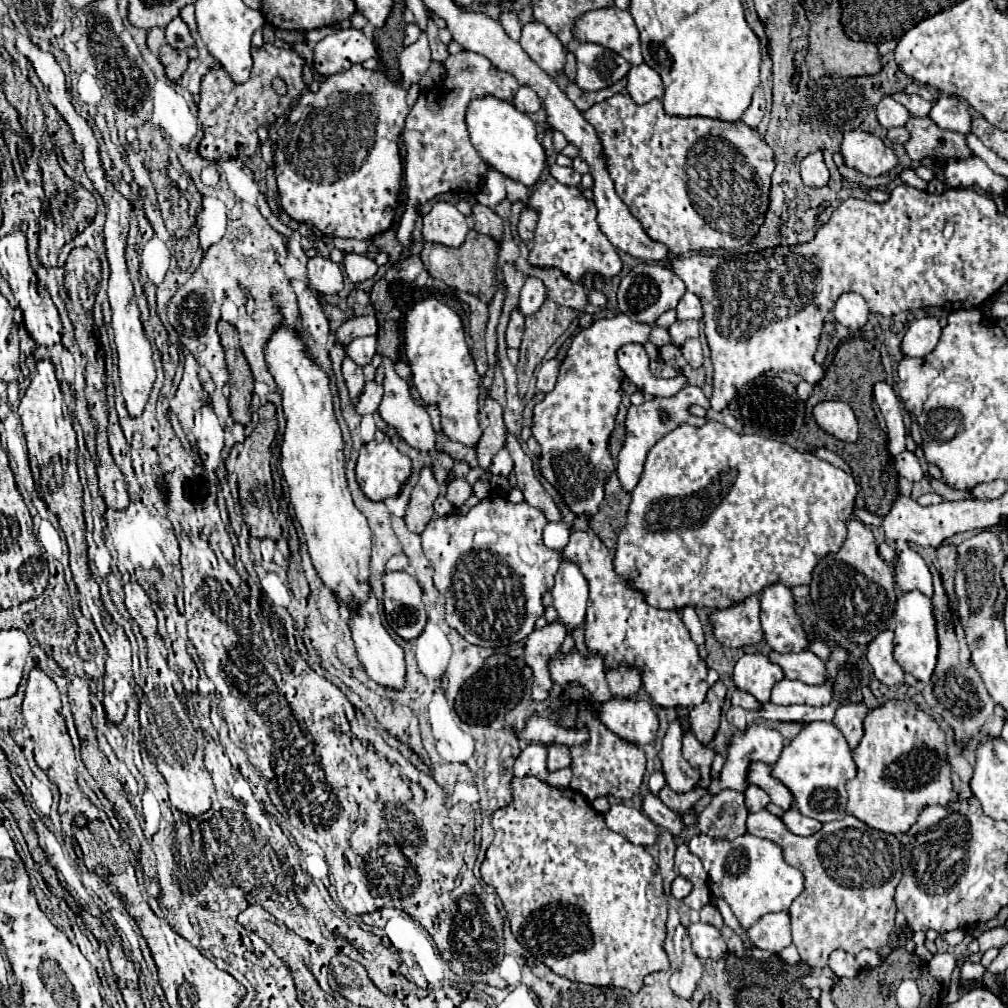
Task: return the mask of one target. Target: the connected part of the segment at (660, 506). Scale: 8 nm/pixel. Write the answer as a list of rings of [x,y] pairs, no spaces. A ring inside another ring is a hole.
[[[707,422],[701,428],[683,424],[663,436],[651,450],[645,460],[645,470],[641,474],[641,480],[637,488],[631,492],[631,506],[627,514],[627,526],[619,532],[619,542],[617,542],[617,552],[615,552],[615,570],[621,578],[629,580],[645,592],[645,598],[651,606],[657,608],[685,608],[685,606],[709,606],[711,610],[715,608],[729,608],[735,602],[745,600],[751,594],[761,594],[763,588],[769,584],[781,582],[789,588],[799,586],[799,584],[811,584],[813,568],[821,558],[825,558],[831,552],[837,552],[847,536],[847,520],[855,515],[866,525],[880,526],[883,518],[871,514],[865,509],[855,506],[855,496],[857,496],[857,486],[851,474],[831,466],[829,462],[819,460],[811,452],[797,452],[785,442],[769,440],[757,434],[737,434],[729,430],[727,426],[719,422]]]

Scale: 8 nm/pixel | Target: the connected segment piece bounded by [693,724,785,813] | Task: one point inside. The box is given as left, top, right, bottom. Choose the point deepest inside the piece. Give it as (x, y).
(760, 743)

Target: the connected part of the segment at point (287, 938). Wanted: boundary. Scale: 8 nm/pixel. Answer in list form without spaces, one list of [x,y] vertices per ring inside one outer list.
[[[249,906],[239,914],[237,922],[263,938],[289,968],[297,968],[297,964],[309,964],[309,950],[305,940],[261,906]]]

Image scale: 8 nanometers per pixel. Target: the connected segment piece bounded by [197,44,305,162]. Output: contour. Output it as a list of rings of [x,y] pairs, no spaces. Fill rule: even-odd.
[[[263,44],[261,48],[251,48],[253,56],[253,70],[247,82],[237,84],[231,80],[231,76],[225,72],[223,66],[213,66],[207,76],[201,80],[201,100],[197,104],[199,108],[199,120],[203,124],[203,140],[199,142],[199,154],[207,160],[223,162],[229,158],[247,158],[253,156],[259,148],[257,128],[265,126],[271,128],[277,116],[283,116],[293,98],[301,94],[305,88],[303,82],[303,66],[305,60],[287,48],[277,48],[273,44]],[[275,76],[289,76],[289,90],[285,96],[279,96],[271,88],[271,80]]]

